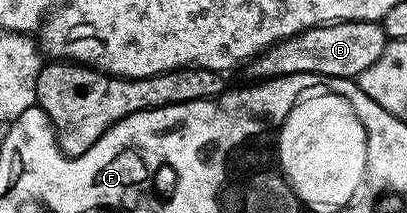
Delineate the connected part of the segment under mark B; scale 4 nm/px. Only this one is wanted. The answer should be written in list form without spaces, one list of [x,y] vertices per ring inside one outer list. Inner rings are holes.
[[[331,22],[325,26],[313,26],[311,30],[305,30],[278,42],[258,57],[245,63],[247,79],[265,80],[268,78],[283,78],[289,74],[323,74],[329,78],[357,79],[358,74],[366,68],[372,68],[372,64],[380,60],[384,53],[388,39],[381,22]]]

